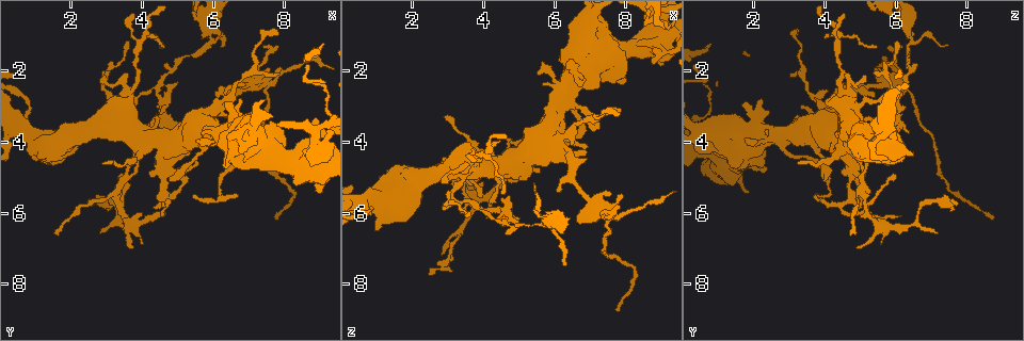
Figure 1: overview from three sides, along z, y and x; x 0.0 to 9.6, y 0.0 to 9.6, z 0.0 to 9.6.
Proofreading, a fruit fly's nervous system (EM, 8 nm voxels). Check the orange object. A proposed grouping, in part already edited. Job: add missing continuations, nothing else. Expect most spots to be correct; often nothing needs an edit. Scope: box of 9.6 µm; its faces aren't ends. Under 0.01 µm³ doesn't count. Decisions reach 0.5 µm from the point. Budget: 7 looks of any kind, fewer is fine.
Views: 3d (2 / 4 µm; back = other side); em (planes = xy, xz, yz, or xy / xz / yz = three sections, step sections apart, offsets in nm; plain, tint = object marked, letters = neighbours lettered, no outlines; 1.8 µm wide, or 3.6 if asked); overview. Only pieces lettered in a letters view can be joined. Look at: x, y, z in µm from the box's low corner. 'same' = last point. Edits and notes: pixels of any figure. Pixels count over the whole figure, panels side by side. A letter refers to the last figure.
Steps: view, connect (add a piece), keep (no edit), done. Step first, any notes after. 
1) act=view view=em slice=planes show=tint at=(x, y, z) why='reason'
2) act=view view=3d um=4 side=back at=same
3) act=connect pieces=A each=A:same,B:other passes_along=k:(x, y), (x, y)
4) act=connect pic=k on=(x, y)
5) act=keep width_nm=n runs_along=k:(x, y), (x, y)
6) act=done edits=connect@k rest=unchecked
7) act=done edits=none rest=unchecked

act=view view=em slice=planes show=letters at=(5.05, 3.50, 6.20) why='tapers out'

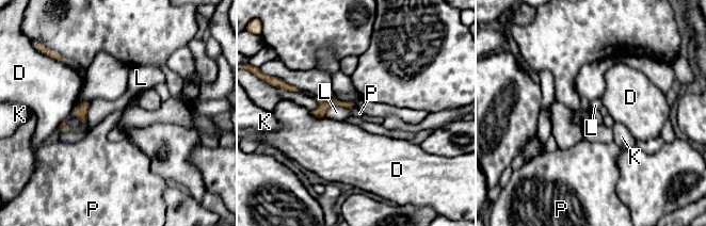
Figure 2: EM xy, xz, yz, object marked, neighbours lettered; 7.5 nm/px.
act=keep each=D:other,K:other,L:other,P:other border=2:(354, 105), (350, 109) found='none of them fits'

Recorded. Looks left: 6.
act=view view=3d um=4 at=(5.80, 0.90, 6.30) why='two arms in line, one across'

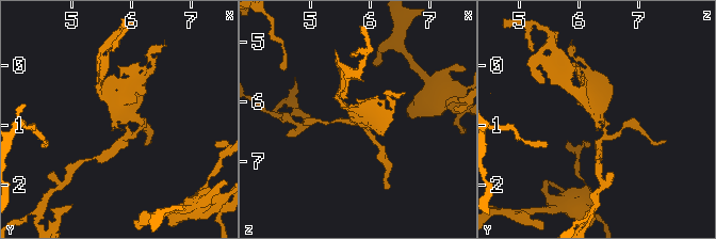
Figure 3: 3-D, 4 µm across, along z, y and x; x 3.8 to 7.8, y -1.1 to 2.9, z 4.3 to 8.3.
act=view view=em slice=xz step=4 show=tint at=(5.70, 0.85, 6.25) why='need the tissue'

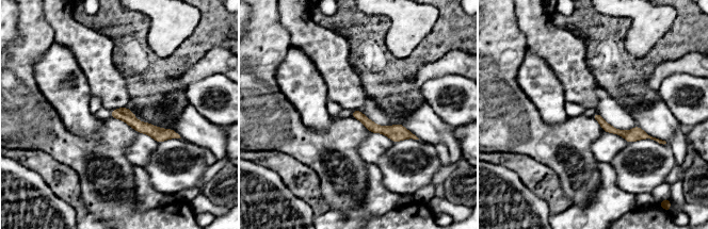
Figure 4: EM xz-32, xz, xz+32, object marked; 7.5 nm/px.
act=view view=em slice=yz step=16 show=letters at=same

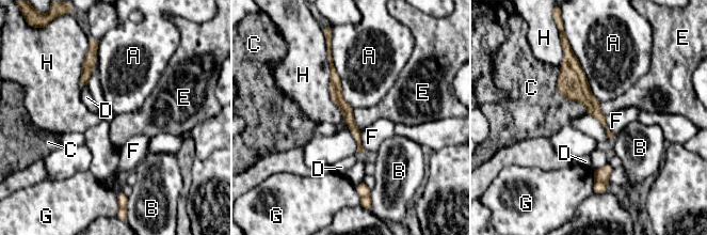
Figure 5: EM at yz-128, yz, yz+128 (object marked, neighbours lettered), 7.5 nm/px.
act=keep width_nm=90 each=A:other,B:other,C:other,D:other,E:other,F:other,G:other,H:other border=5:(353, 109), (354, 123), (362, 131) found='no lettered piece goes on from it'

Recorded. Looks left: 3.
act=view view=em slice=planes show=letters at=(2.95, 2.10, 5.10) why='branch stops here'

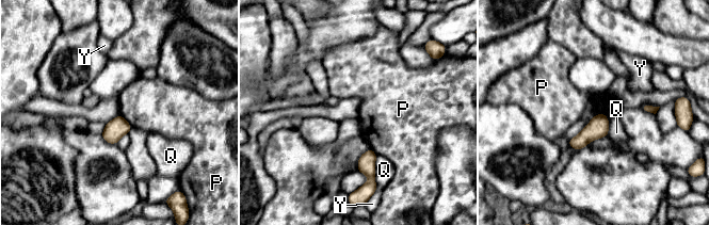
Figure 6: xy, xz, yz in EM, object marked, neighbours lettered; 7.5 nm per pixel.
act=keep each=P:other,Q:other,Y:other border=6:(119, 114), (132, 127) found='no lettered piece goes on from it'

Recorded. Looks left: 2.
act=done edits=none rest=unchecked

